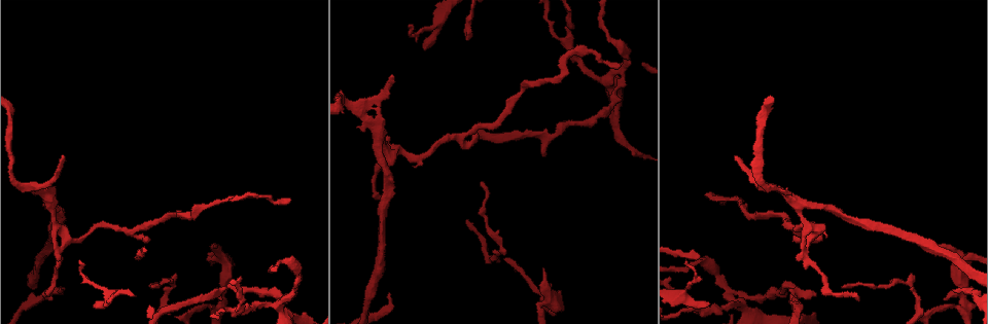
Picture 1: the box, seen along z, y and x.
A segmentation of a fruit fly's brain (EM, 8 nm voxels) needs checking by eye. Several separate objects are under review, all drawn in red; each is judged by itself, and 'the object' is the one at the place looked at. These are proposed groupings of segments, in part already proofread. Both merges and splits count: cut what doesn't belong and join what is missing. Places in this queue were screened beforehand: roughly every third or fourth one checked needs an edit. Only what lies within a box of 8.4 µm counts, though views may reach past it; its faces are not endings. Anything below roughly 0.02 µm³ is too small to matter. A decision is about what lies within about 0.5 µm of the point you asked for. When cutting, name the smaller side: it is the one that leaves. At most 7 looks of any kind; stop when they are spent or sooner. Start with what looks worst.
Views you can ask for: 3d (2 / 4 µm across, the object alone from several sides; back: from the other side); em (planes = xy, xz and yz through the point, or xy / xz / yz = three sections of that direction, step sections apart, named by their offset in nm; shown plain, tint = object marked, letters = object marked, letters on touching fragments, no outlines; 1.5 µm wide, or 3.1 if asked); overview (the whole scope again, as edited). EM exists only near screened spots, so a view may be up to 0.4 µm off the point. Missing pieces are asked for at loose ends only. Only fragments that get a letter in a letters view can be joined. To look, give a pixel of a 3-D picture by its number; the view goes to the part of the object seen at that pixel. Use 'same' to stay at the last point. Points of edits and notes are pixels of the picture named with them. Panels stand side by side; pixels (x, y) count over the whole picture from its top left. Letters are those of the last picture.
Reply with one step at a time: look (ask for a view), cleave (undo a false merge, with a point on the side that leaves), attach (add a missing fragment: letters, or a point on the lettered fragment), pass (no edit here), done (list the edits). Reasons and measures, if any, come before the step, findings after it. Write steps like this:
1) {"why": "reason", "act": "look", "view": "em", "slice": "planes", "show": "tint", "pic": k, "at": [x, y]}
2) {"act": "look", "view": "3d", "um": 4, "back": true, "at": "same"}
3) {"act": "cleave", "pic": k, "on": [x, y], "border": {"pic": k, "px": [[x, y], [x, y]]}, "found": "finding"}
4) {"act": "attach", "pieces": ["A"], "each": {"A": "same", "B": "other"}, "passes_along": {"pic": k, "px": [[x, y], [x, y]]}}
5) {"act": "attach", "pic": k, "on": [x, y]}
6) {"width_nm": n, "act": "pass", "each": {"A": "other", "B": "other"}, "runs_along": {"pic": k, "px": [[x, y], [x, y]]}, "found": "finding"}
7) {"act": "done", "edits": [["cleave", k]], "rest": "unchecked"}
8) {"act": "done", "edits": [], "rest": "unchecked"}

{"why": "an open end", "act": "look", "view": "3d", "um": 2, "pic": 1, "at": [59, 288]}

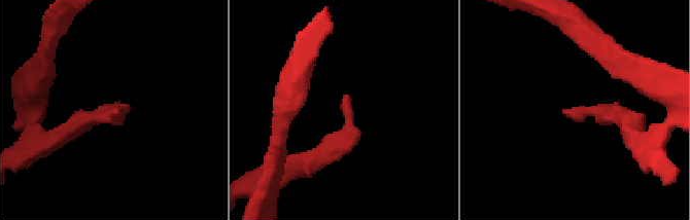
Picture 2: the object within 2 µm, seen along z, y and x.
{"why": "shape alone is not enough", "act": "look", "view": "em", "slice": "planes", "show": "plain", "pic": 2, "at": [343, 97]}

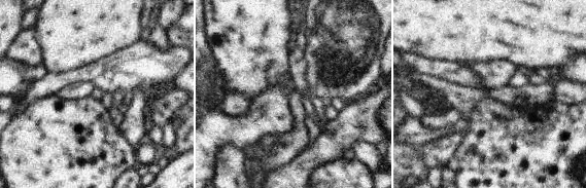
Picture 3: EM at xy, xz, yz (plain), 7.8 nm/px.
{"why": "see the neighbours", "act": "look", "view": "em", "slice": "planes", "show": "letters", "at": "same"}

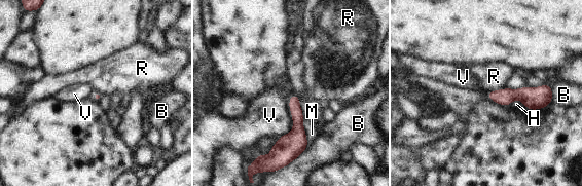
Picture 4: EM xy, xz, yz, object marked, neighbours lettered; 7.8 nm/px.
{"longest_contact_nm": ["V", 340], "act": "pass", "each": {"B": "other", "H": "other", "M": "other", "R": "other", "V": "other"}, "border": {"pic": 4, "px": [[290, 97], [292, 128], [279, 137]]}, "found": "none of them fits"}

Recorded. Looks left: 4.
{"why": "branch stops here", "act": "look", "view": "3d", "um": 2, "pic": 1, "at": [618, 68]}

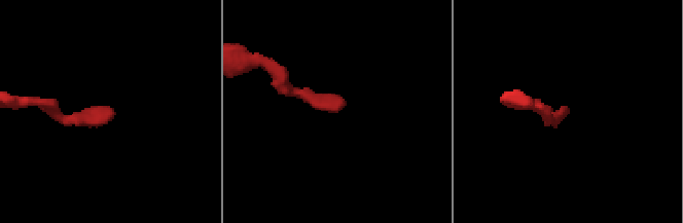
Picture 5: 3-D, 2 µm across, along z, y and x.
{"act": "look", "view": "em", "slice": "yz", "step": 4, "show": "letters", "pic": 5, "at": [342, 106]}

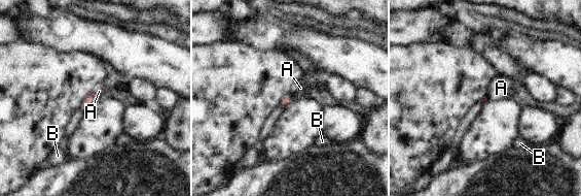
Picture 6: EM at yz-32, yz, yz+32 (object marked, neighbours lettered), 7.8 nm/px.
{"act": "pass", "each": {"A": "other", "B": "other"}, "border": {"pic": 6, "px": [[290, 93], [295, 99]]}, "found": "none of them fits"}

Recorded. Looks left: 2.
{"why": "thick turns thin", "act": "look", "view": "em", "slice": "xz", "step": 8, "show": "tint", "pic": 1, "at": [627, 64]}

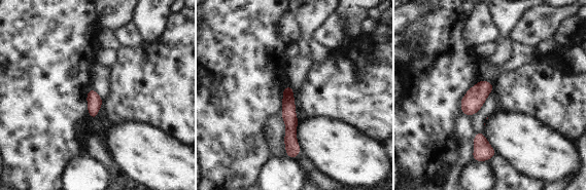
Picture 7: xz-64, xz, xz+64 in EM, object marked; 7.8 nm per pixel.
{"why": "cut it another way", "act": "look", "view": "em", "slice": "planes", "show": "letters", "at": "same"}

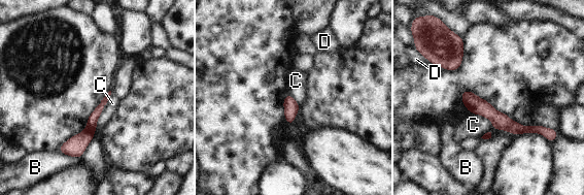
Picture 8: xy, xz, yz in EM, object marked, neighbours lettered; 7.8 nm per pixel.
{"width_nm": 70, "act": "cleave", "pic": 8, "on": [92, 120], "each": {"B": "other", "C": "other", "D": "other"}, "border": {"pic": 8, "px": [[88, 126], [94, 130]]}, "found": "two neurons meet here"}

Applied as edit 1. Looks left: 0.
{"act": "done", "edits": [["cleave", 8]], "rest": "unchecked"}

